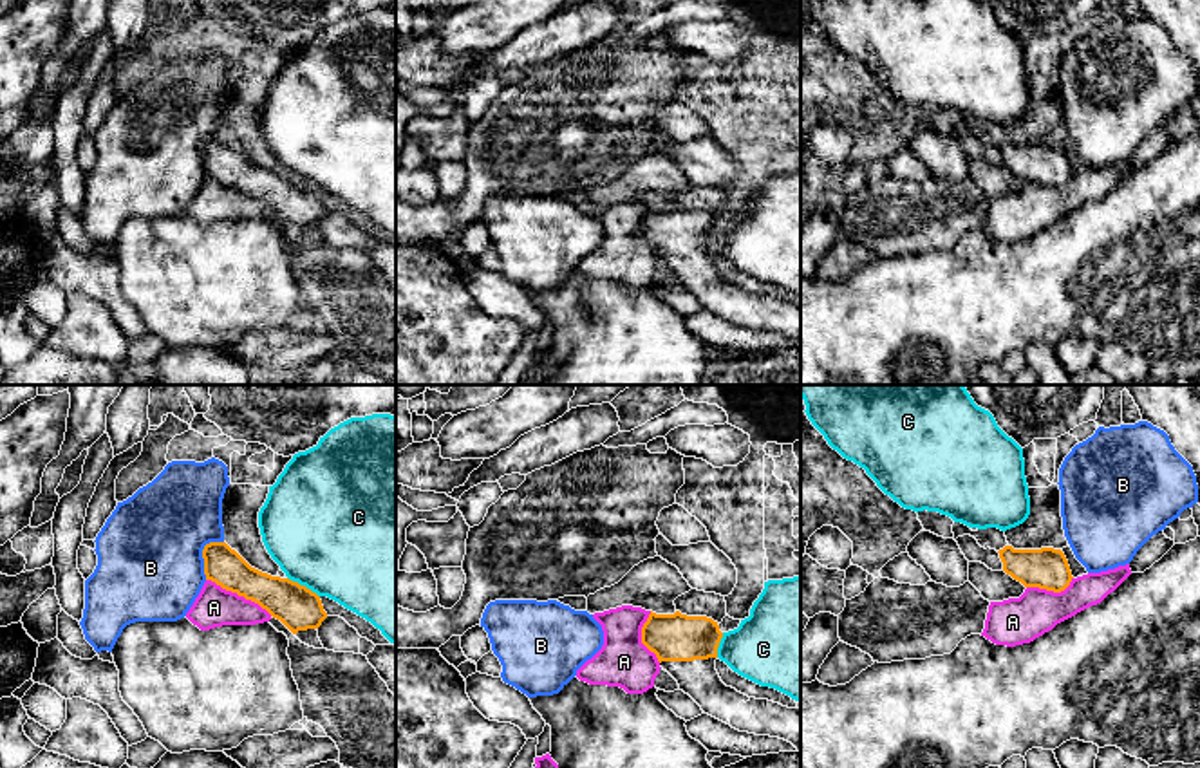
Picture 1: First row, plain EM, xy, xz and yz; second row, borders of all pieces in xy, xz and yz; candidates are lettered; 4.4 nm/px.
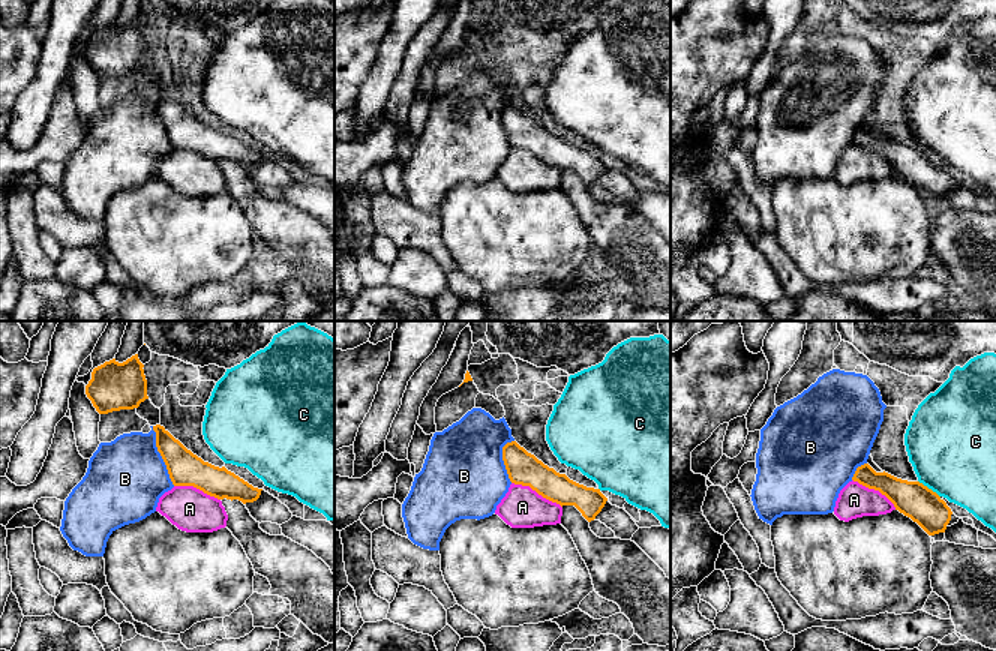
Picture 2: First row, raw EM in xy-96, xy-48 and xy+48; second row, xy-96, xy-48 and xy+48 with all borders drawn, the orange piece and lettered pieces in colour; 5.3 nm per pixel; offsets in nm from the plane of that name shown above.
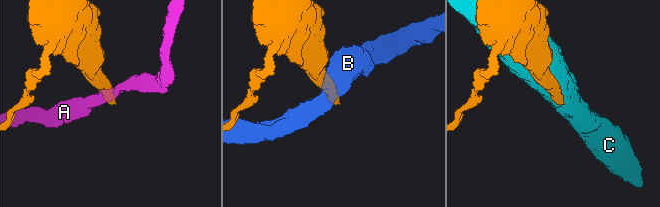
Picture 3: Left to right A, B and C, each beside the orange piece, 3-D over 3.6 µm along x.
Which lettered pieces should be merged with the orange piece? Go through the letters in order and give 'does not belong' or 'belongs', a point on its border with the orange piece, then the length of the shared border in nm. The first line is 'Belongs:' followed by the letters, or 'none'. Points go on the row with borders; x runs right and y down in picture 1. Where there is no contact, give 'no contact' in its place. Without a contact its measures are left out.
Belongs: none
A: does not belong; meets orange in xy at (239, 595); contact 340 nm long
B: does not belong; meets orange in xy at (203, 553); contact 190 nm long
C: does not belong; meets orange in xy at (304, 586); contact 170 nm long

